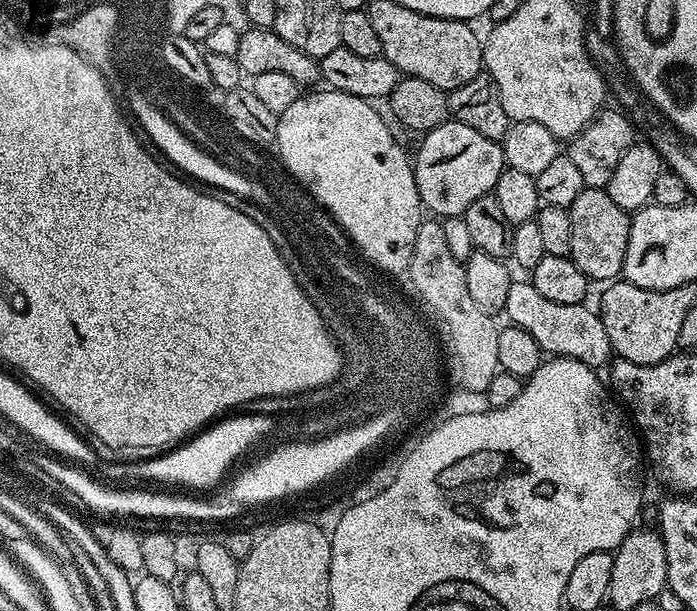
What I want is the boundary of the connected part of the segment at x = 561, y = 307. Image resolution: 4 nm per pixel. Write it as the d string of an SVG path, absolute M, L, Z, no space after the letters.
M513 279L510 291L506 294L506 306L503 315L508 316L509 325L526 330L534 342L538 342L541 353L553 356L569 356L591 368L603 369L613 355L610 338L606 338L606 326L602 326L599 311L595 307L588 308L587 303L563 304L550 302L550 298L542 298L538 290L527 279Z

